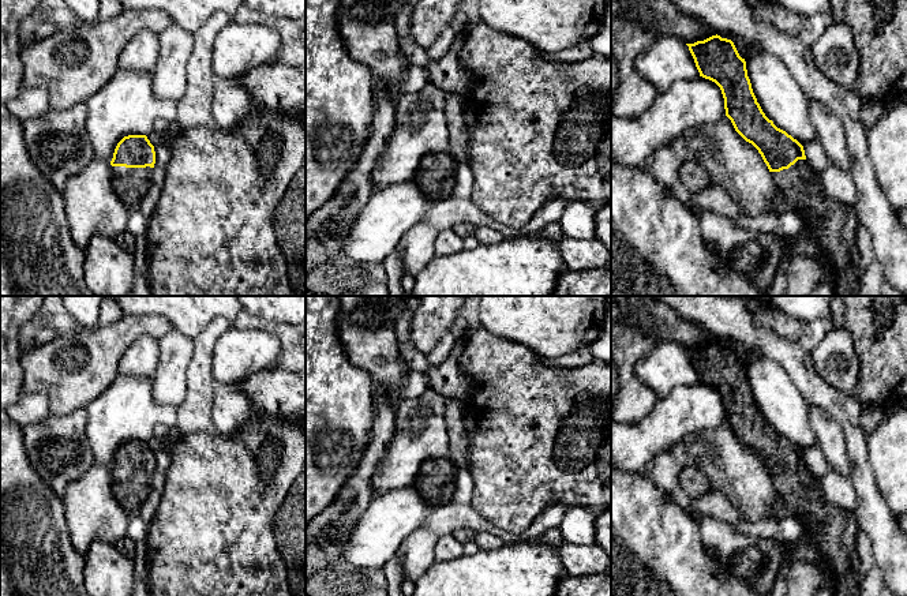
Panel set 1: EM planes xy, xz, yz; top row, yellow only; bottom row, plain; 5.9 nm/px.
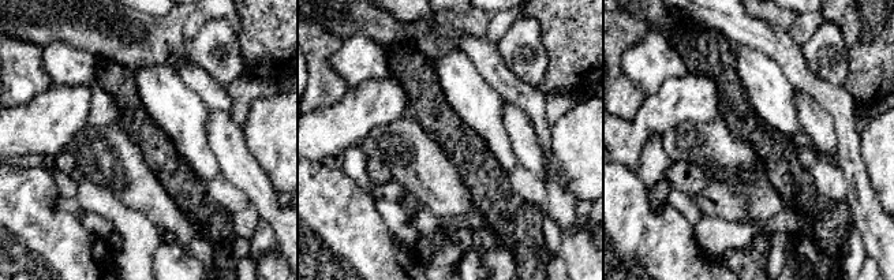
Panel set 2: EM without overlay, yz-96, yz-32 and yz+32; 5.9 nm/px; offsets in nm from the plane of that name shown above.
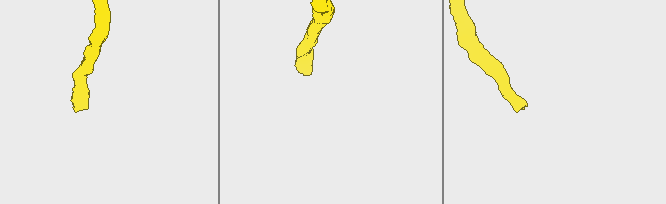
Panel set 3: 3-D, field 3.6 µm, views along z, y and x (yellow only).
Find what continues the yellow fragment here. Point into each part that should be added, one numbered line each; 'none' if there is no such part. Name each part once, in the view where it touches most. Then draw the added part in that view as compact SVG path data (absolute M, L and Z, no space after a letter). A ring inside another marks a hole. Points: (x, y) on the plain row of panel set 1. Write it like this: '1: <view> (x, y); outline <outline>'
1: xy (131, 490); outline M112 473L112 490L116 499L121 503L130 516L136 514L138 509L146 501L151 491L154 473Z

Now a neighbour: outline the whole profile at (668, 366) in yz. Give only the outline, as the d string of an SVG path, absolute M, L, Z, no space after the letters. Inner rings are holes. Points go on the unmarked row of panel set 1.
M674 341L655 342L652 352L636 364L634 372L657 400L666 398L675 387L700 382L689 352Z

